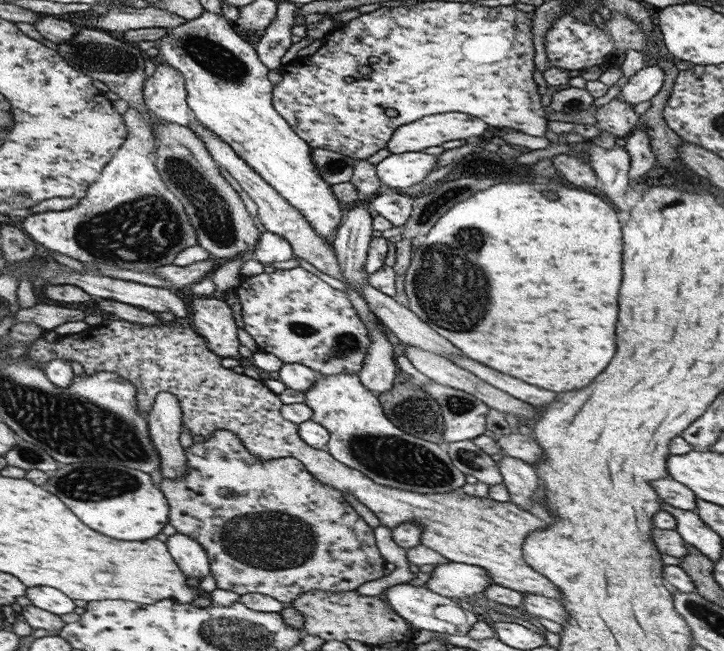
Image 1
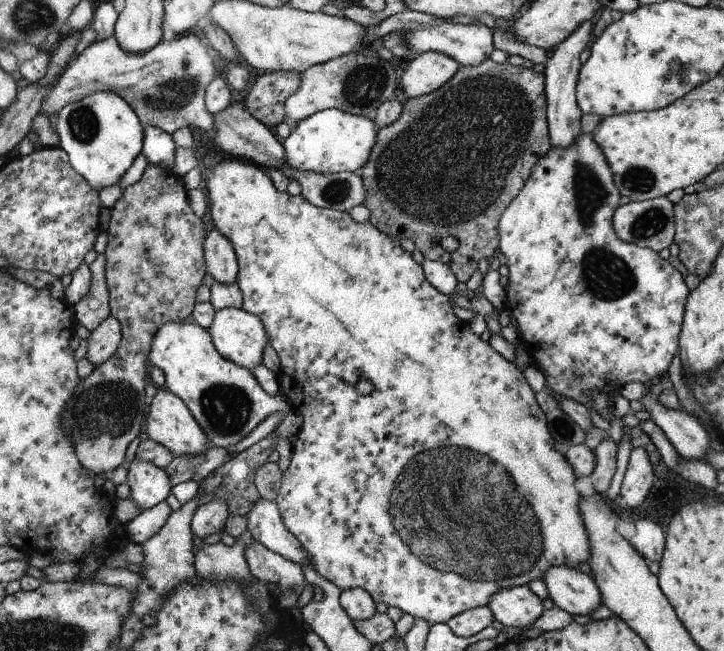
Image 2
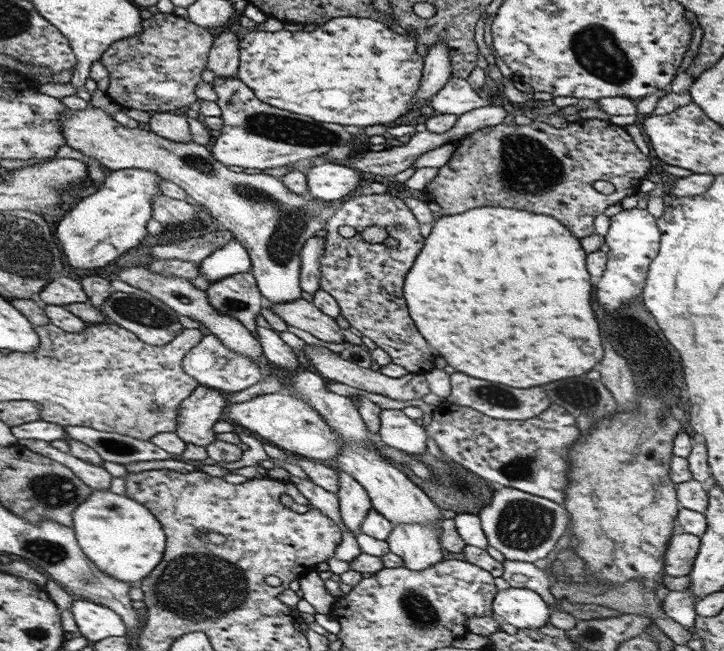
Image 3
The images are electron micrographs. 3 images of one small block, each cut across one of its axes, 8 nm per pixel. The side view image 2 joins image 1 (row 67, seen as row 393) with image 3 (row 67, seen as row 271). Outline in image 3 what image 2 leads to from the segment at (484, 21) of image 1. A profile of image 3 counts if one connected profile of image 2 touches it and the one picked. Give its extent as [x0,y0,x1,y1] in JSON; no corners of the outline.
[237,16,436,126]

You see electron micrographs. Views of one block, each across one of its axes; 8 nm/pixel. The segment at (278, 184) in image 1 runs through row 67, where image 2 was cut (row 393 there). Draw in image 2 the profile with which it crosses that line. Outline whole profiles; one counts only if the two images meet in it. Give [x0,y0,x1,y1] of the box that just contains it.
[150,320,292,446]

